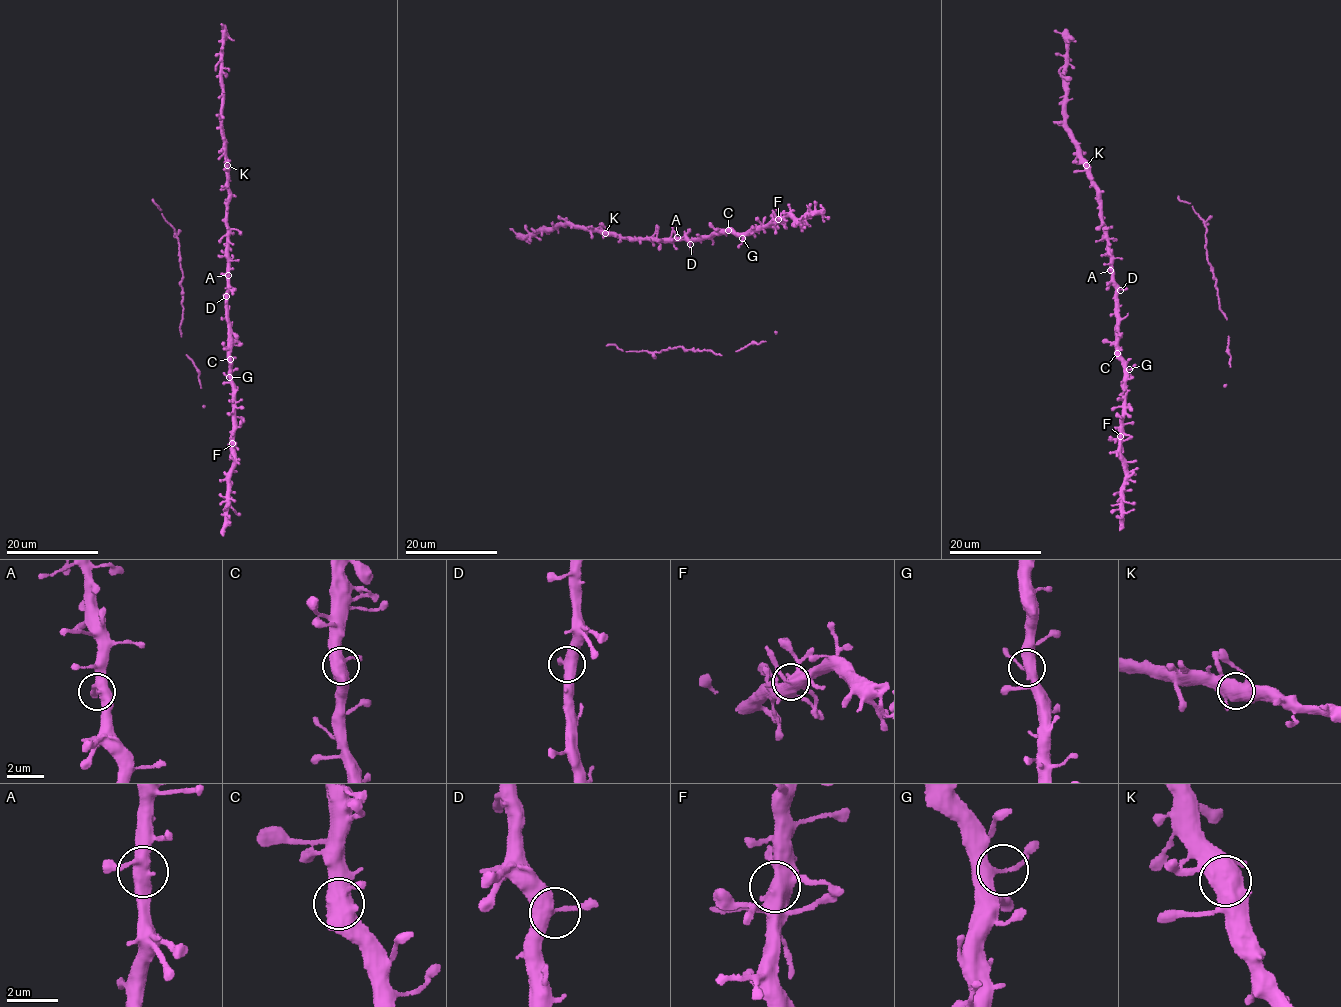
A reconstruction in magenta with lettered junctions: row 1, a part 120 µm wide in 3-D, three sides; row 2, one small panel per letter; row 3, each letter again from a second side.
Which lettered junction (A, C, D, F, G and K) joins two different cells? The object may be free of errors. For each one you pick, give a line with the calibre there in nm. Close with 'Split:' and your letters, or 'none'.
Split: none

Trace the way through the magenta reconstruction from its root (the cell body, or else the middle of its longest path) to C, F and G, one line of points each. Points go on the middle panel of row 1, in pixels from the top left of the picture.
C: (677, 241), (728, 230)
F: (677, 241), (728, 231), (746, 232), (768, 226), (778, 219)
G: (677, 241), (728, 231), (742, 238)

